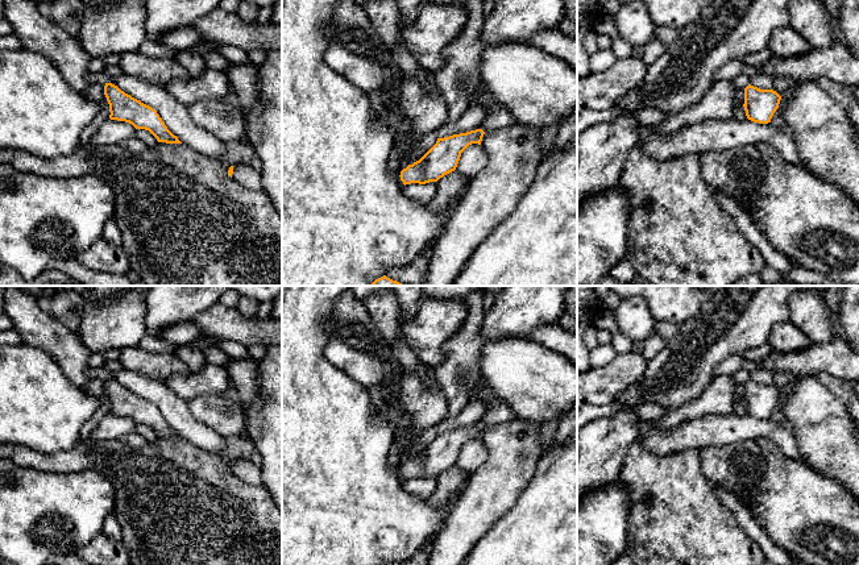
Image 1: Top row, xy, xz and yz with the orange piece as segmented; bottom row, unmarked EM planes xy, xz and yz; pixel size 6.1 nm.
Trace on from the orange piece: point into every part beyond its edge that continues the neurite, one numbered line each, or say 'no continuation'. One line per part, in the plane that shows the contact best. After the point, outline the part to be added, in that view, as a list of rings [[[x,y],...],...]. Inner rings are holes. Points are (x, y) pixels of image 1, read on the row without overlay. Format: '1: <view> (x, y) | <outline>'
no continuation

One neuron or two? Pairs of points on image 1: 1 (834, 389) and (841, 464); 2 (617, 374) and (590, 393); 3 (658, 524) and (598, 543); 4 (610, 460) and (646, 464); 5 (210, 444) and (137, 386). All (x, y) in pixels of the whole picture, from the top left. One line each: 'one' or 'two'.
1: two
2: one
3: two
4: two
5: one

